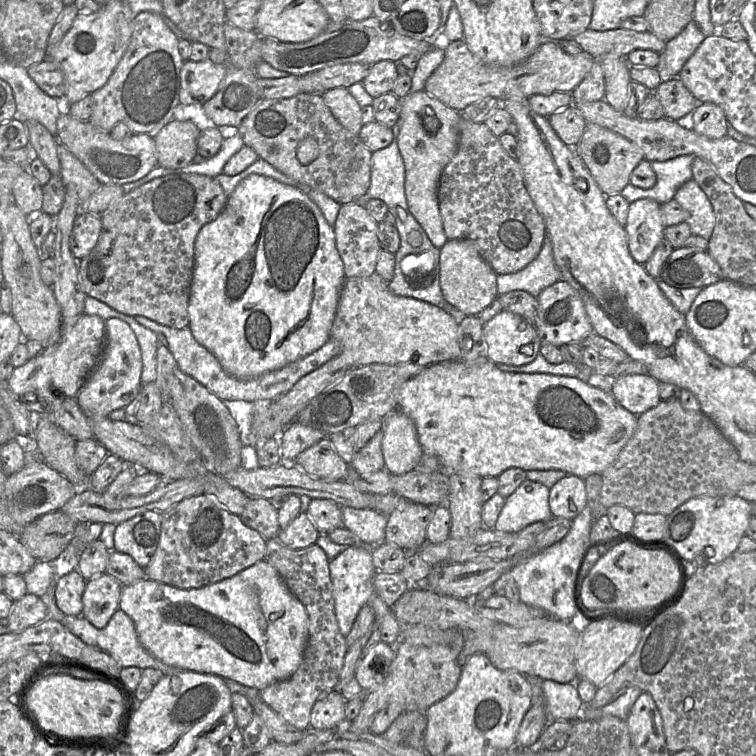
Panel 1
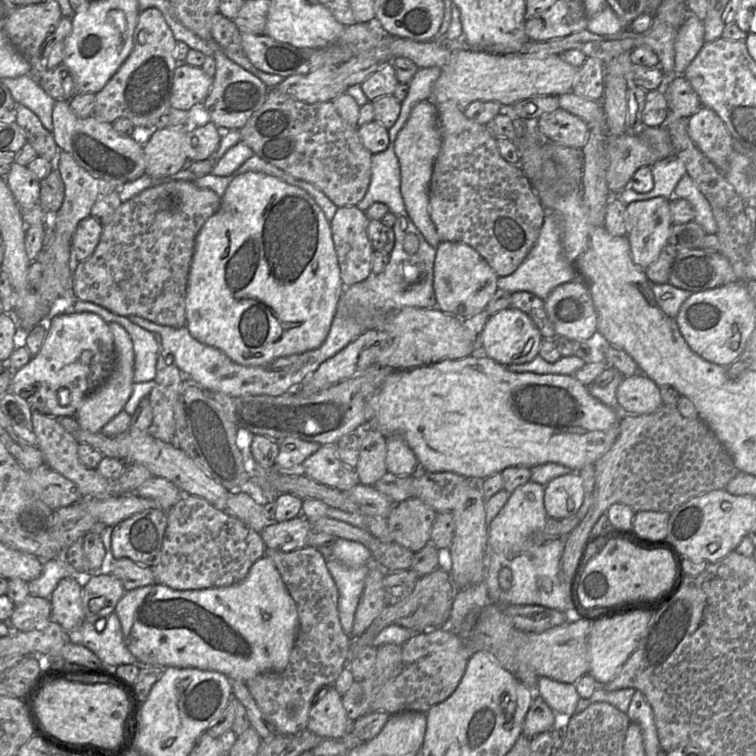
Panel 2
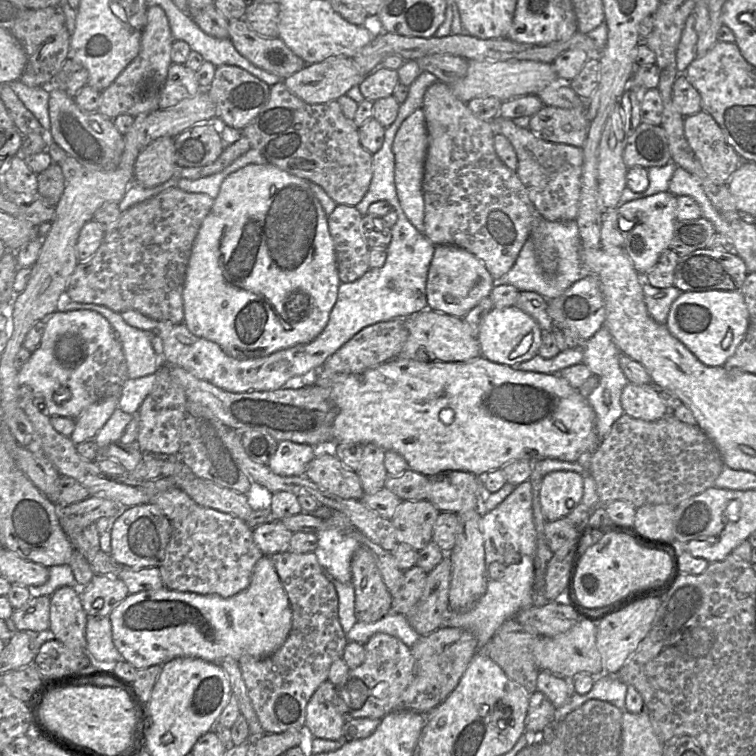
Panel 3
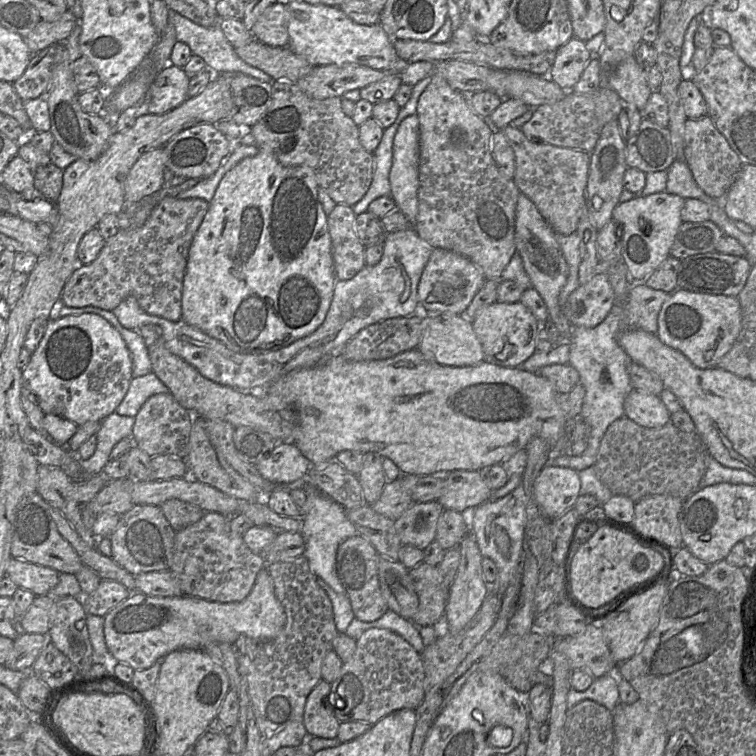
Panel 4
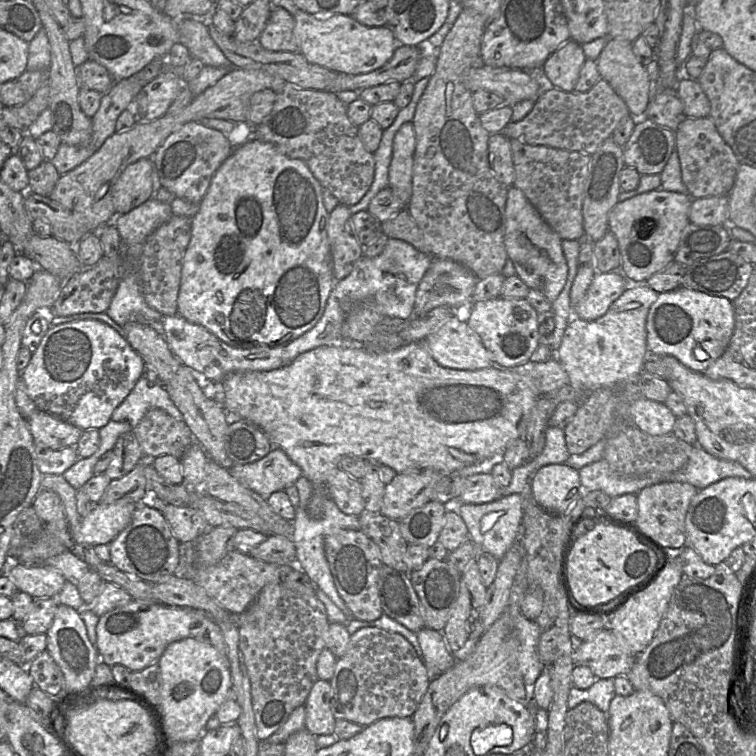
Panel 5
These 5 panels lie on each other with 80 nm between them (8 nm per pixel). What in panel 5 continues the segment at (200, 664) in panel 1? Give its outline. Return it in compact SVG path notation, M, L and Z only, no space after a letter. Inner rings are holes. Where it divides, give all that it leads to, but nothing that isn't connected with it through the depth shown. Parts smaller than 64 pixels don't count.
M132 599L99 617L96 626L96 649L99 660L110 667L122 665L131 672L141 671L158 663L166 647L190 637L191 625L202 621L207 615L203 610L190 607L168 606L159 602L144 602Z

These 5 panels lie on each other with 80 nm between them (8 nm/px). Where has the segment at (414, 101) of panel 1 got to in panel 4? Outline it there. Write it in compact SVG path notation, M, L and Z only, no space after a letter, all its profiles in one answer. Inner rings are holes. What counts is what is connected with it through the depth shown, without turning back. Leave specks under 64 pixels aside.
M412 114L402 120L394 136L389 173L391 197L412 227L418 212L419 119Z

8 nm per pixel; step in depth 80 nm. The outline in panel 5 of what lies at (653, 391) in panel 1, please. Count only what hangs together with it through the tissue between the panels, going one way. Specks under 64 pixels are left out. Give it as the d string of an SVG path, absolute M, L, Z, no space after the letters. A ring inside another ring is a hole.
M641 397L630 408L631 423L641 431L653 435L673 432L677 417L664 404Z

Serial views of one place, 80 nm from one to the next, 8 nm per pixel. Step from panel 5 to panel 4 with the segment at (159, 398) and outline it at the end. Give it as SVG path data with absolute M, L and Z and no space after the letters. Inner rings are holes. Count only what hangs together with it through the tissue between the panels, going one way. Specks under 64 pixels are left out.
M153 372L133 377L123 400L117 406L115 412L119 415L135 417L149 397L167 392L169 392L169 389Z

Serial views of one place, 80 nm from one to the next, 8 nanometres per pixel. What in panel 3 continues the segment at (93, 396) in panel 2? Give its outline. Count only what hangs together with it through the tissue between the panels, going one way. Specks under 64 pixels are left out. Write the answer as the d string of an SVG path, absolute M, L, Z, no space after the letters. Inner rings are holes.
M111 396L89 405L81 412L75 419L76 426L70 436L75 445L95 438L117 408L118 400L119 396Z

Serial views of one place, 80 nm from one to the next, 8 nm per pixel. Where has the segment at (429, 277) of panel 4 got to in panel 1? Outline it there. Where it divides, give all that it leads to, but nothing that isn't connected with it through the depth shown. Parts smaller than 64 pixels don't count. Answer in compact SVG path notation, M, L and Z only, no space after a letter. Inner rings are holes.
M448 239L440 248L439 282L444 304L465 316L477 316L497 297L497 274L483 259L477 244L467 239Z

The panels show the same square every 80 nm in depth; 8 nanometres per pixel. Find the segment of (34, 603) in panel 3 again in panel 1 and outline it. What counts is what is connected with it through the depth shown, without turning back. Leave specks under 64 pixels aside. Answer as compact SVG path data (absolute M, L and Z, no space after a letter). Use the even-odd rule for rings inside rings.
M26 594L14 601L8 615L8 633L18 633L48 618L48 609L40 597Z

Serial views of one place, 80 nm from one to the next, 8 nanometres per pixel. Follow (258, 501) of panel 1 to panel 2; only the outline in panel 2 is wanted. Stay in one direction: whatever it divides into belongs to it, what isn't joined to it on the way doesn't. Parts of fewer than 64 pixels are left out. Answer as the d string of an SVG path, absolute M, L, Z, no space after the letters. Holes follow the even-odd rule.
M230 492L223 512L239 519L257 533L275 523L266 516L264 506L257 504L245 492Z

